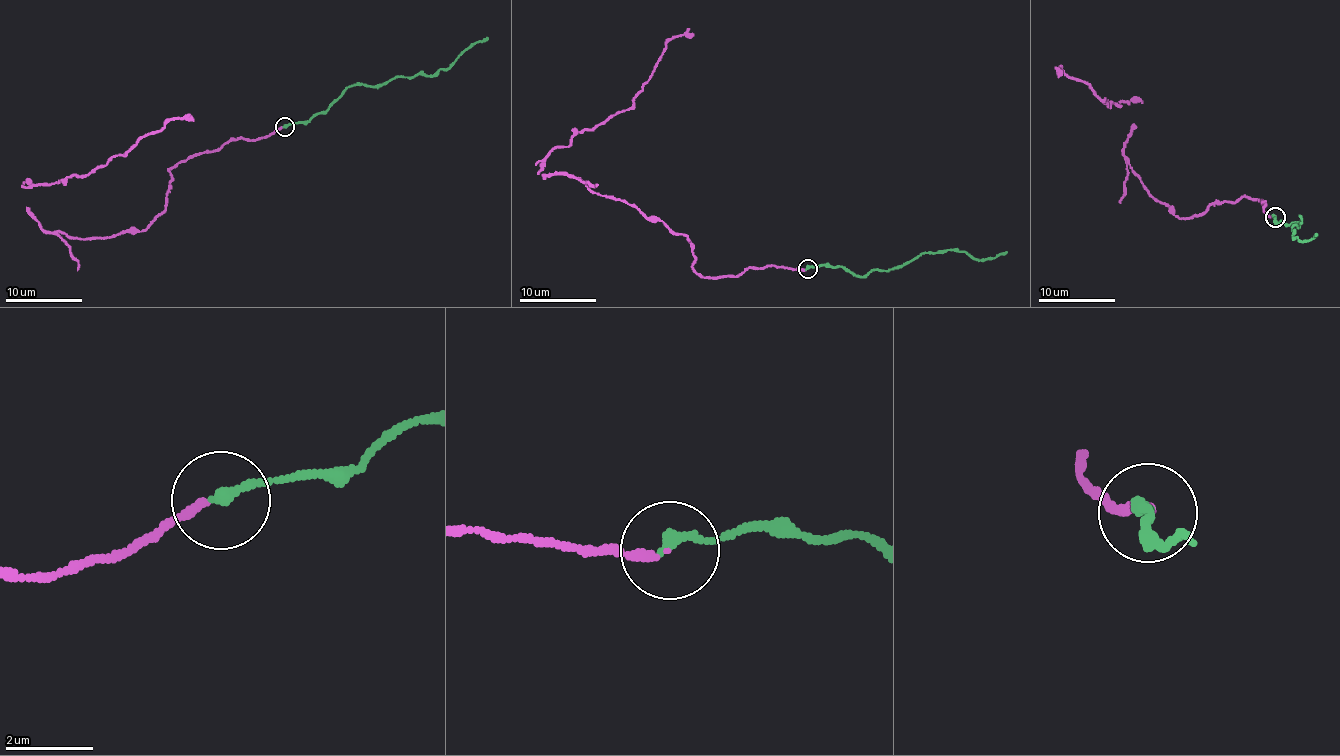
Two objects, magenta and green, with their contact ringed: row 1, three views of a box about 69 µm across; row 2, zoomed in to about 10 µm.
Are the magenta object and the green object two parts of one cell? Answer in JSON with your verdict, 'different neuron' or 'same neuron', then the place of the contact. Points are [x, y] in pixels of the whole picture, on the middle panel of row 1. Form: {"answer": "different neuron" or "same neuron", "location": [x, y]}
{"answer": "same neuron", "location": [807, 269]}

